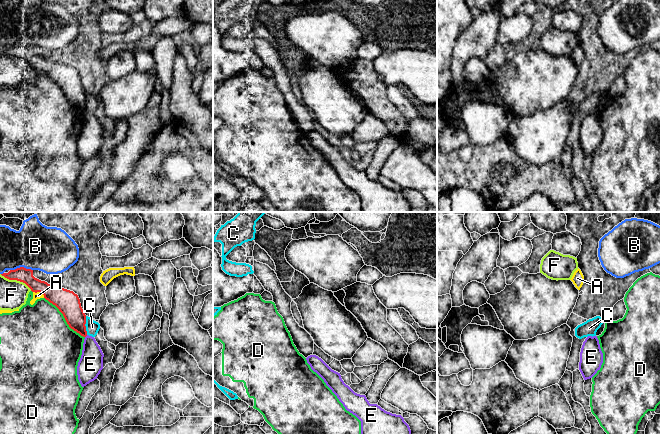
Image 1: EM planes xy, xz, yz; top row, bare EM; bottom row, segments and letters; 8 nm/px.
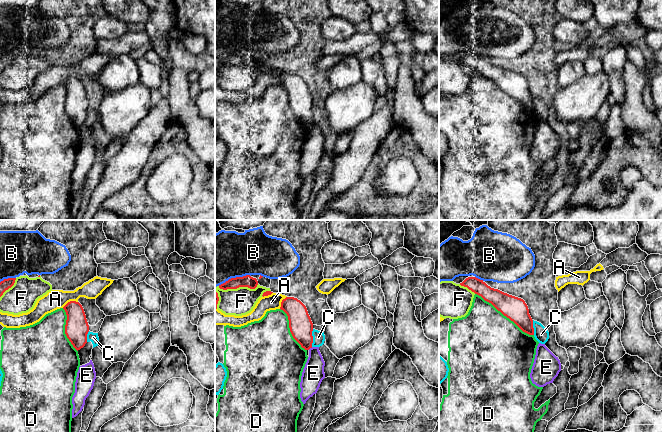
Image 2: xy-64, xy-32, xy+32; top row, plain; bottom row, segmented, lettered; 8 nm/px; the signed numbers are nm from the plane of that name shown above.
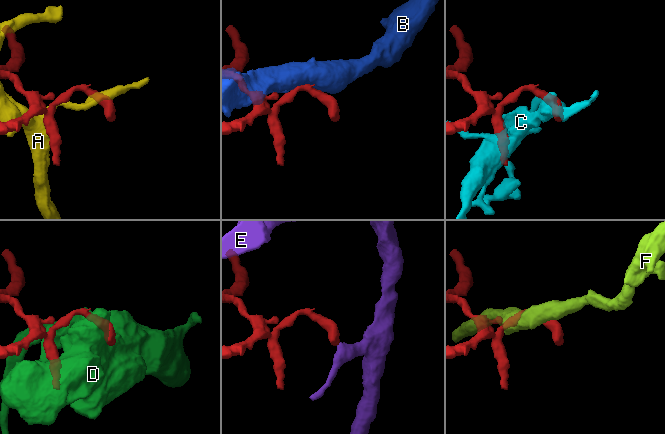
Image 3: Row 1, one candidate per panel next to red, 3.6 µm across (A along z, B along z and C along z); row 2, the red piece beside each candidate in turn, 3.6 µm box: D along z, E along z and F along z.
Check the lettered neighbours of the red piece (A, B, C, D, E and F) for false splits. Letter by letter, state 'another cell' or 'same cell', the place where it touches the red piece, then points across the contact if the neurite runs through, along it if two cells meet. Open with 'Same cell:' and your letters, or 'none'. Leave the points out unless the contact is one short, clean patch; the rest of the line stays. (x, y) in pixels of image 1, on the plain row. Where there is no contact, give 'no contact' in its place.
Same cell: none
A: another cell; contact xy (39, 67)
B: another cell; contact xy (21, 43)
C: another cell; contact xy (84, 101)
D: another cell; contact xy (64, 93)
E: another cell; no contact
F: another cell; contact xy (16, 55)

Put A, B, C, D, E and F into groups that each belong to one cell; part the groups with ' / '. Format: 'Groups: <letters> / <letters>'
Groups: A / B / C / D / E / F

